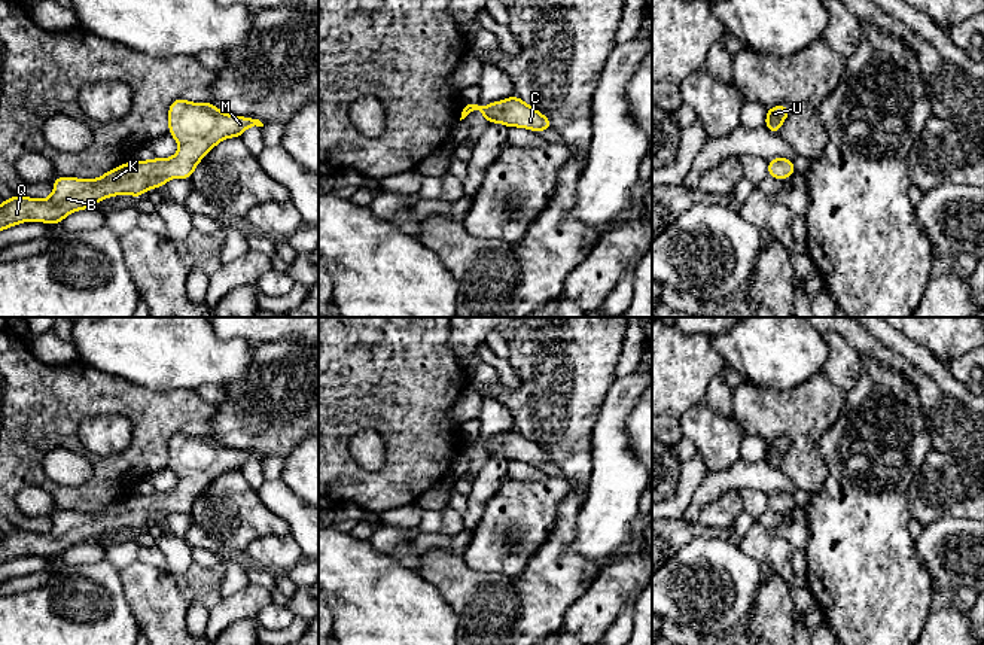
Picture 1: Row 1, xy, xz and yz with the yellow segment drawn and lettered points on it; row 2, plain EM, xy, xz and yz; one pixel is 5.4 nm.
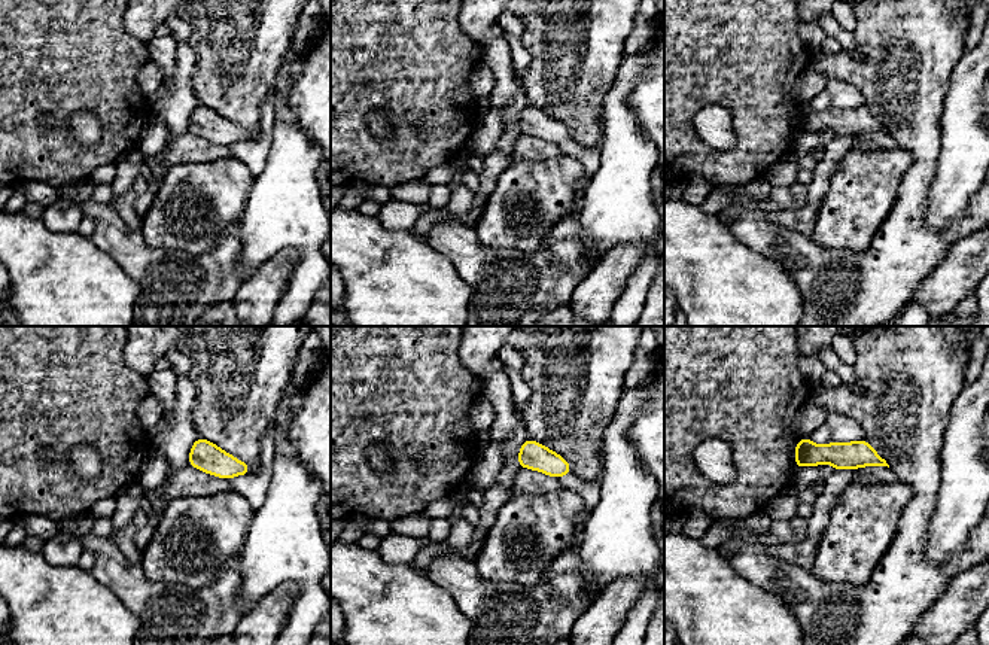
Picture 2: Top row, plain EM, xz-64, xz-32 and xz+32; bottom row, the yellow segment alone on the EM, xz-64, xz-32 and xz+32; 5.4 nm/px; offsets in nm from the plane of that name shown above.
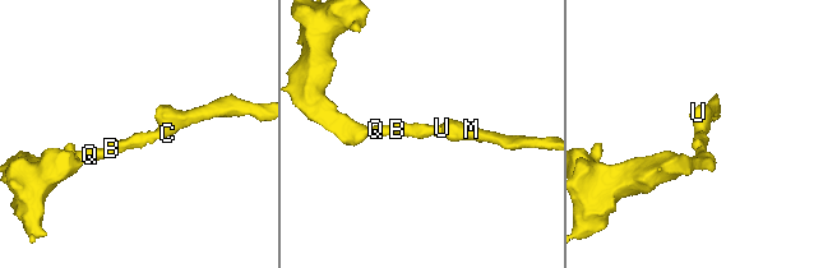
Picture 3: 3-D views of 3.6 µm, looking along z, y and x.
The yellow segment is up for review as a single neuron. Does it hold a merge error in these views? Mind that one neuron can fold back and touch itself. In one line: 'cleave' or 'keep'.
keep

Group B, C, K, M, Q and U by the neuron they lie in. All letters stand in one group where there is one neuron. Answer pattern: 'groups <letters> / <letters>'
groups B C K M Q U

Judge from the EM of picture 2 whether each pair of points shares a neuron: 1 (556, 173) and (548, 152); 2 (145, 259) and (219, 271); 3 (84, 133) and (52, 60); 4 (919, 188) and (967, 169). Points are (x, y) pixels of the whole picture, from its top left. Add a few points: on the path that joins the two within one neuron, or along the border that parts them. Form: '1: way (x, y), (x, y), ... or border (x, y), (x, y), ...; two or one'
1: border (562, 154), (553, 158), (520, 160), (517, 163); two
2: way (163, 271), (201, 271); one
3: border (73, 112), (67, 119), (67, 128), (88, 146); two
4: border (937, 158), (924, 218); two

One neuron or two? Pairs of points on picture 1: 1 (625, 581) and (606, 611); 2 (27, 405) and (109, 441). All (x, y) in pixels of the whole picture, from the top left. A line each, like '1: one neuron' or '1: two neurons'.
1: one neuron
2: two neurons

